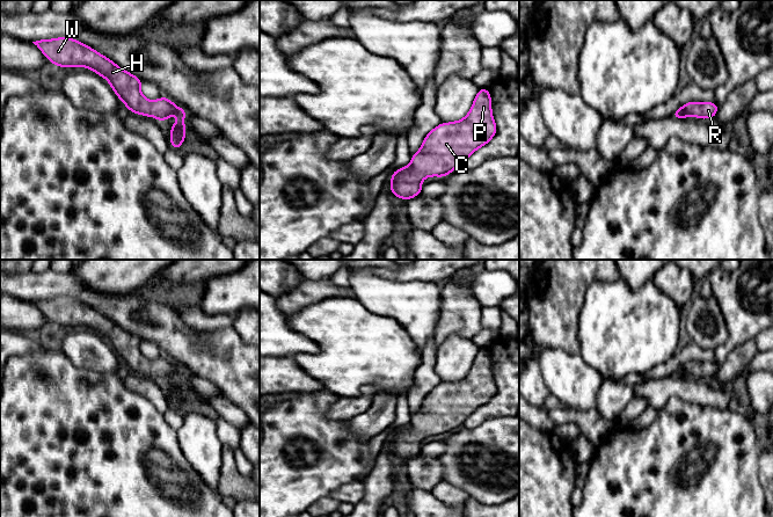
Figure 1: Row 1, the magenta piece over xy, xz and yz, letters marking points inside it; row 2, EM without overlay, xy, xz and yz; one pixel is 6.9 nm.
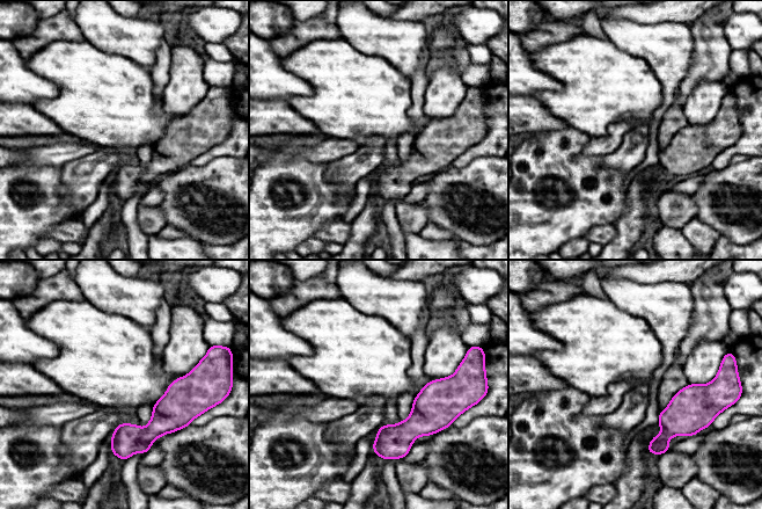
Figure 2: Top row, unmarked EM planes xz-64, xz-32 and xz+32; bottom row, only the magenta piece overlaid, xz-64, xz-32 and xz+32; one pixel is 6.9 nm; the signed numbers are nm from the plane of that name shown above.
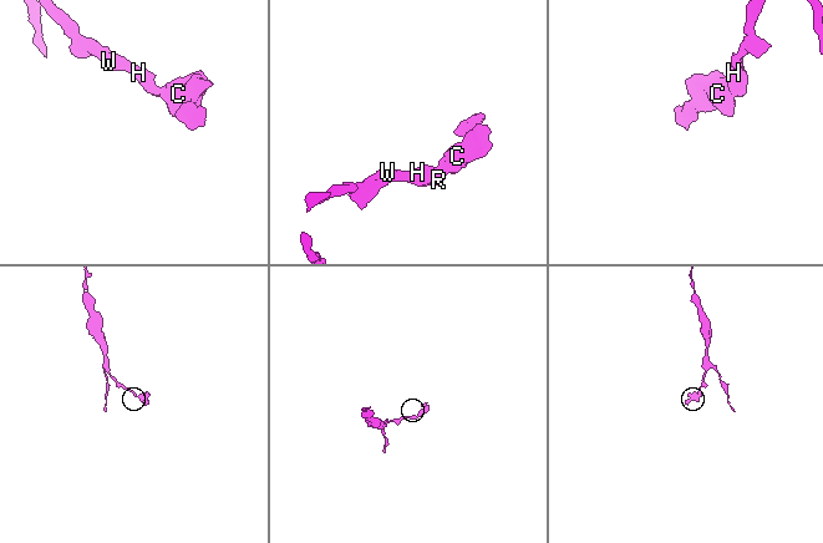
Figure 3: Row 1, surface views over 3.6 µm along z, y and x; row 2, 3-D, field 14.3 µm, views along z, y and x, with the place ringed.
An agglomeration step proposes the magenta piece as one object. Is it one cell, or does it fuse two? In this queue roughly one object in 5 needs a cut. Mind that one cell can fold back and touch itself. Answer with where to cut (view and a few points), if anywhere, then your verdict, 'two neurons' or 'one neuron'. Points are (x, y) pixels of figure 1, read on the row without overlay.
no cut; one neuron

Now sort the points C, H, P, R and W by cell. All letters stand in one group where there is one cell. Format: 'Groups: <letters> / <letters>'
Groups: C H P R W

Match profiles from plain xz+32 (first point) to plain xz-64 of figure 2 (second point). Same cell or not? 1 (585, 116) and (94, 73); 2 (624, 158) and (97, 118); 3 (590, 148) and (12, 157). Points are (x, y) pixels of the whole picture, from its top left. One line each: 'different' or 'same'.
1: same
2: different
3: same

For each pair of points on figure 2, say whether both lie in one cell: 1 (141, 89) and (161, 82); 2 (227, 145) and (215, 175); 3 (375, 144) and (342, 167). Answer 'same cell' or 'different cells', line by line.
1: different cells
2: different cells
3: same cell

